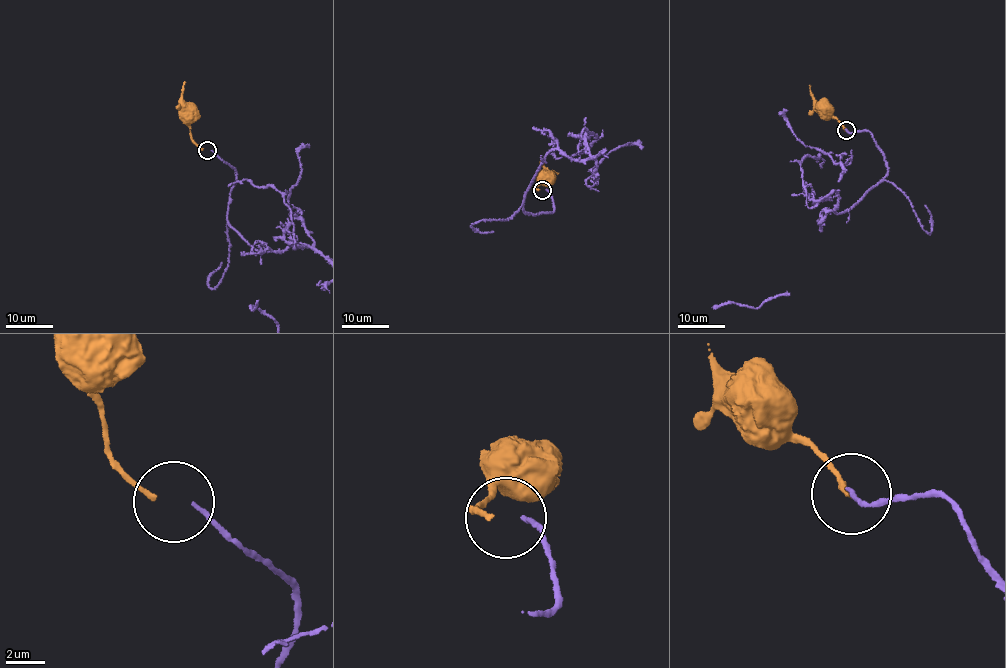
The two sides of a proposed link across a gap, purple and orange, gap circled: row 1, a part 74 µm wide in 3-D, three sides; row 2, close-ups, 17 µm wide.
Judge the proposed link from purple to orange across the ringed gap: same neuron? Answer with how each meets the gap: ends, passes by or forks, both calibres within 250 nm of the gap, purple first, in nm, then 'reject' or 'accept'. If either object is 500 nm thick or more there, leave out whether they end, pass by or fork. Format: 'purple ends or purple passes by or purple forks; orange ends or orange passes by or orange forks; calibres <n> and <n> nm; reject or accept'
purple ends; orange ends; calibres 220 and 240 nm; reject

